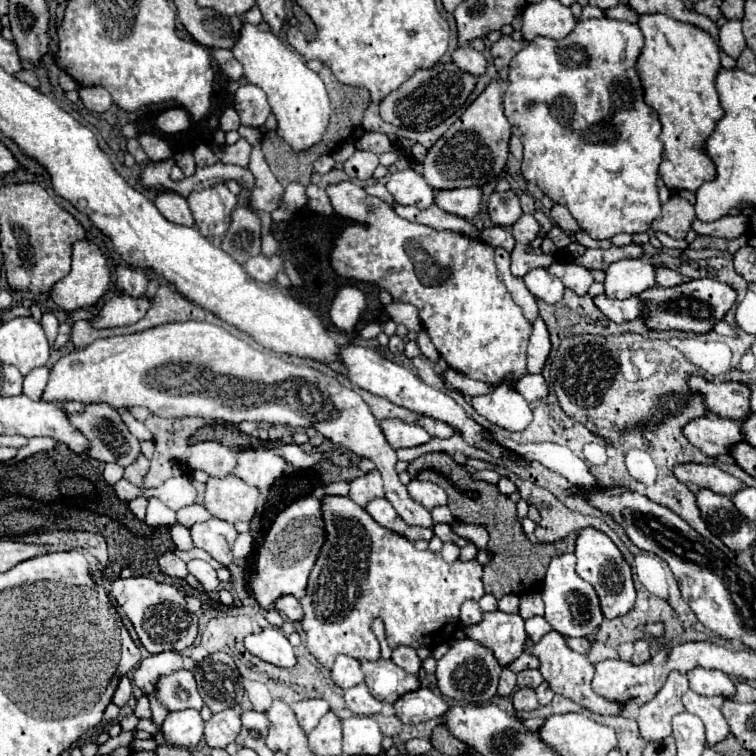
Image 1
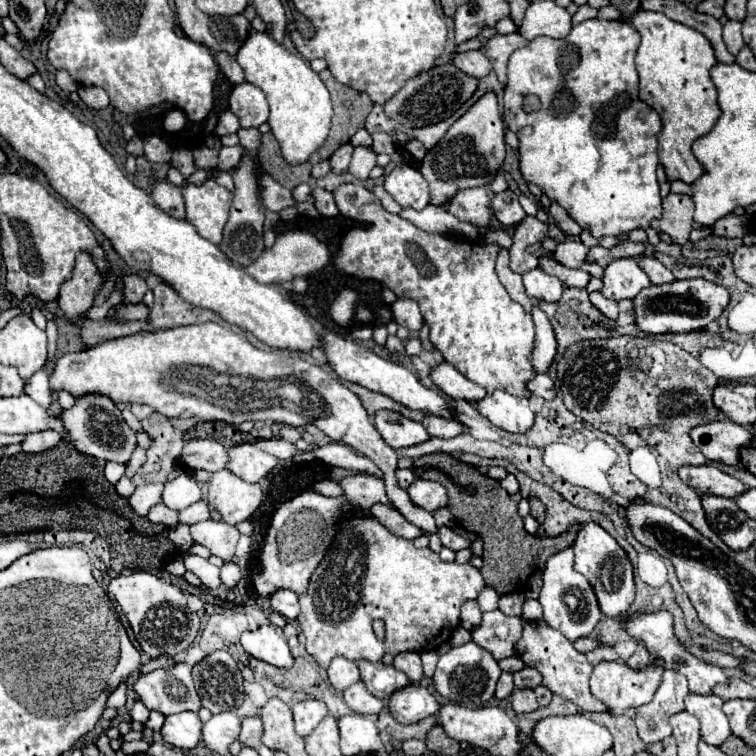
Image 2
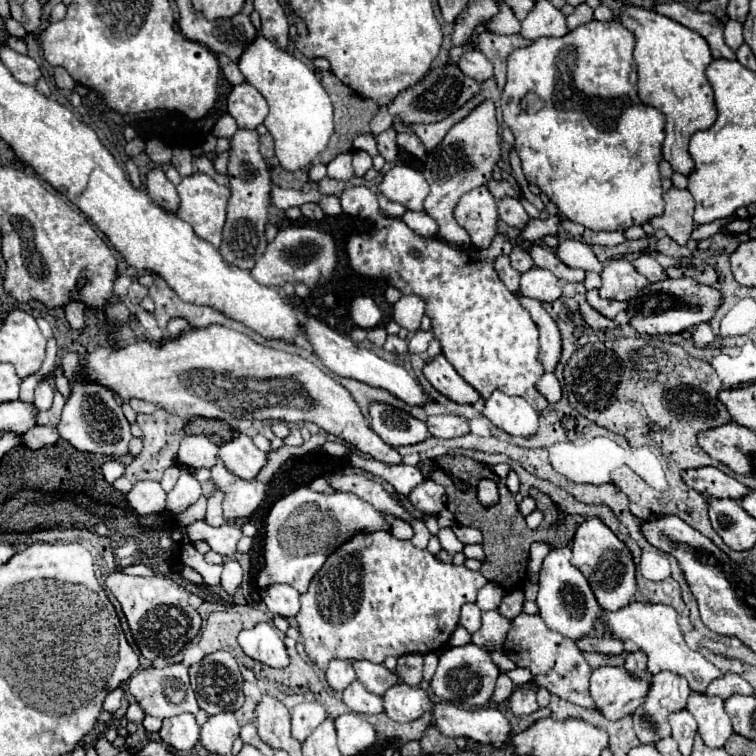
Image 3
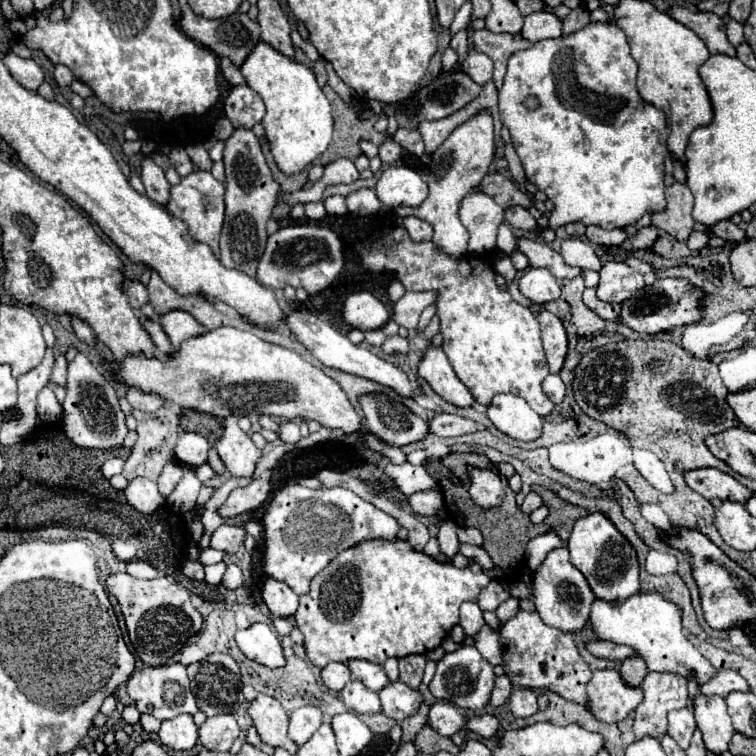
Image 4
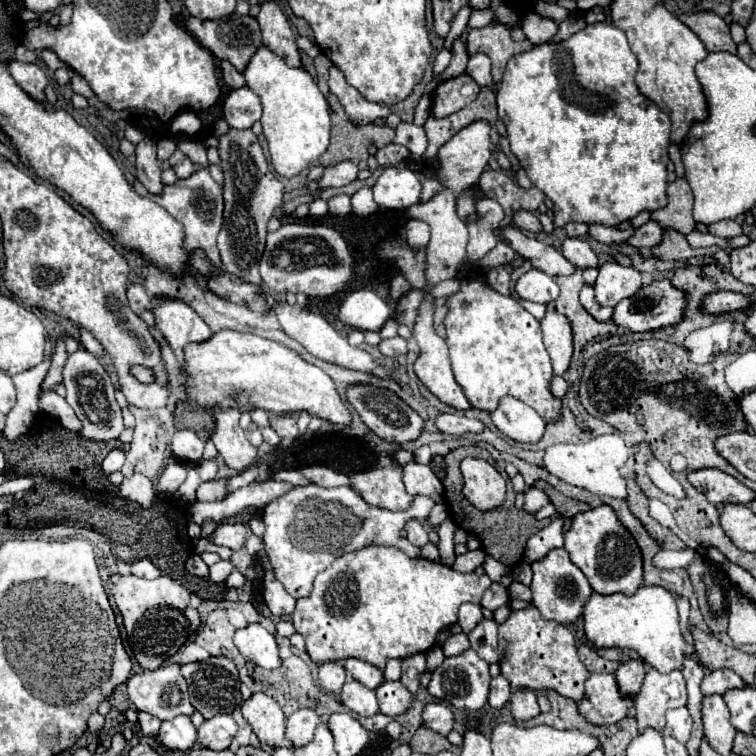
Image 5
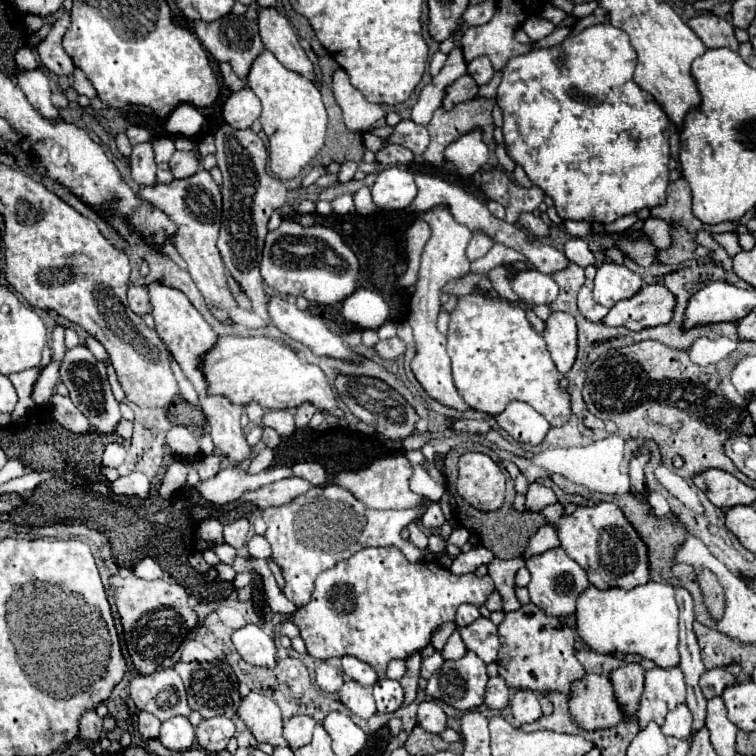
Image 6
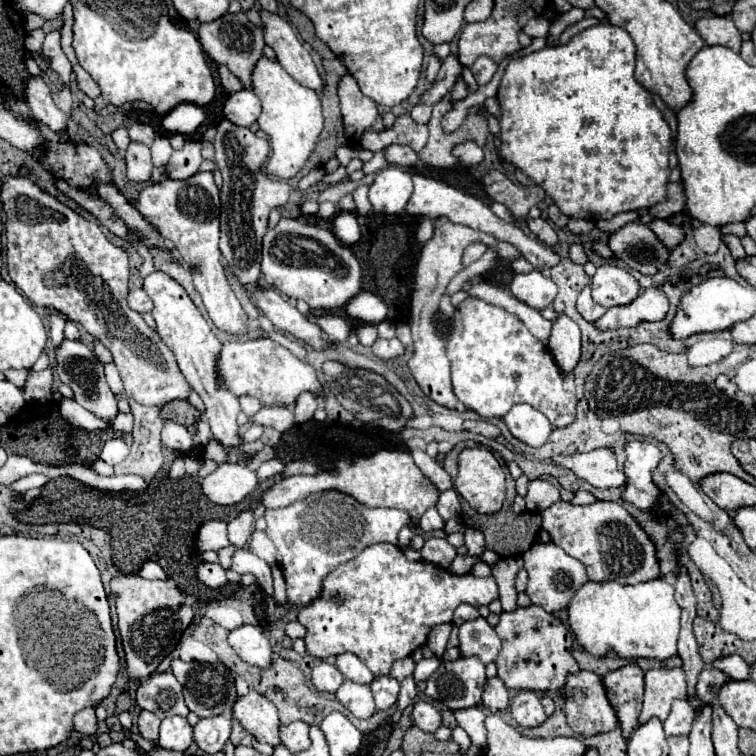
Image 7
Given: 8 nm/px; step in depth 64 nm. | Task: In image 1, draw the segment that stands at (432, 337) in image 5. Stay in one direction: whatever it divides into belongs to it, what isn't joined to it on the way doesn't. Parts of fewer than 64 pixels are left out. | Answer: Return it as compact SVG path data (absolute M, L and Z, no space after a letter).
M448 370L444 374L444 382L448 388L460 392L460 394L466 394L466 396L478 396L478 394L488 394L492 392L492 386L480 382L480 380L472 380L456 370Z

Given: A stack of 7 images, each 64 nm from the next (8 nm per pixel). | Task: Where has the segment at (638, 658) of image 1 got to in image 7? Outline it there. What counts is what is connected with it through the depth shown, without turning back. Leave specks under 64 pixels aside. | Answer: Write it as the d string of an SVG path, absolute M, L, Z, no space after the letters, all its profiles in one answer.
M628 664L602 676L608 690L610 704L614 706L624 738L630 738L638 726L638 714L644 694L644 672L638 664Z

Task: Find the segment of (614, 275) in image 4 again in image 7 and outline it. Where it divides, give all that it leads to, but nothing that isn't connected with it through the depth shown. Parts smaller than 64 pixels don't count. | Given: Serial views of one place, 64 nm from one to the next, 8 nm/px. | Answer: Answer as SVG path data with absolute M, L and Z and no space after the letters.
M604 264L592 278L592 298L604 308L632 302L640 292L638 280L624 268Z

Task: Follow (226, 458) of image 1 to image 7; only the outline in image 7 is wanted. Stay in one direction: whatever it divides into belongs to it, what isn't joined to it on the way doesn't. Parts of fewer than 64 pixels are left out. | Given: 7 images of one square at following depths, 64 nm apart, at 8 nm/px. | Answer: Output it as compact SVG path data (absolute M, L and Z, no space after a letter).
M170 420L166 422L166 426L162 430L162 442L176 452L190 452L196 446L194 436L182 424L176 424Z

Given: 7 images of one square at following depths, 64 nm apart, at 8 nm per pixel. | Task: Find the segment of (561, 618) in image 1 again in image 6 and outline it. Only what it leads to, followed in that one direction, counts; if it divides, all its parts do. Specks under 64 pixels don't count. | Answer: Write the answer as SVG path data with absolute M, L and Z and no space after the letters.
M554 548L540 556L528 558L526 568L530 570L530 576L532 576L526 588L530 592L532 602L538 608L542 608L548 616L554 616L554 618L570 616L576 612L576 600L590 586L590 582L586 578L586 572L564 552L564 548Z

